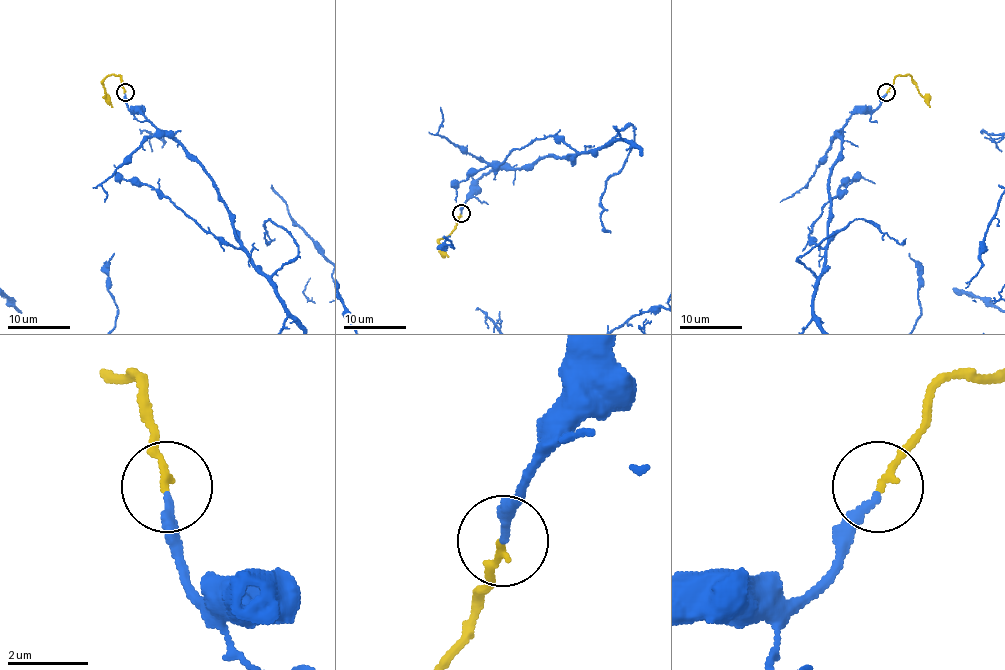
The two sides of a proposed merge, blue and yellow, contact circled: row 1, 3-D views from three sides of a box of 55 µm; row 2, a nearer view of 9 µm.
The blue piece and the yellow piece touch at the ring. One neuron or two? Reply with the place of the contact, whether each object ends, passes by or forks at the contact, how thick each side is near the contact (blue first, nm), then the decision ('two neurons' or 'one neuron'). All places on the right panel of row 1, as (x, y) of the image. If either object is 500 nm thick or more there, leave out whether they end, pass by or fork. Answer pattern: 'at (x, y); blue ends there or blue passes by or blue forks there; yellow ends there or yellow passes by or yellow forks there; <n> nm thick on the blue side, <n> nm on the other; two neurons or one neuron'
at (886, 92); blue ends there; yellow ends there; 220 nm thick on the blue side, 150 nm on the other; one neuron

